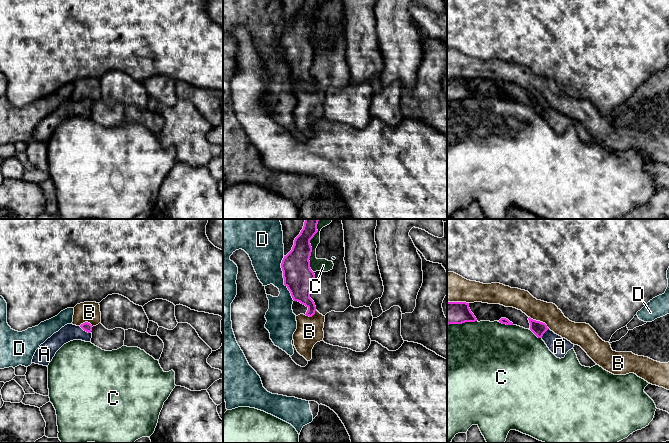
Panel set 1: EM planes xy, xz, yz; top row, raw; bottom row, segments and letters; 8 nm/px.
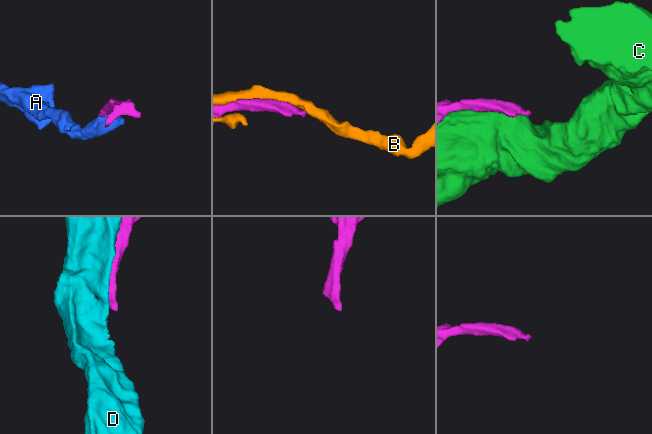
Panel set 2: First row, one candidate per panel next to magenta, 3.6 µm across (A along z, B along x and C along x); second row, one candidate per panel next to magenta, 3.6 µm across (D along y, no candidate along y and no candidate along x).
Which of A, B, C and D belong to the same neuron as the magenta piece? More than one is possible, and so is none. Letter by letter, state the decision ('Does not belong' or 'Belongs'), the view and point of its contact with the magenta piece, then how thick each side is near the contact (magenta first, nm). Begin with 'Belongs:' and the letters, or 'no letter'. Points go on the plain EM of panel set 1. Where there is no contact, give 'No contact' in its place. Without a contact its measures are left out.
Belongs: A
A: Belongs. Touches magenta at xy (85, 106). Thickness 70 nm (magenta) against 140 nm
B: Does not belong. Touches magenta at yz (539, 97). Thickness 110 nm (magenta) against 170 nm
C: Does not belong. Touches magenta at xz (311, 24). Thickness 240 nm (magenta) against 110 nm
D: Does not belong. Touches magenta at xz (283, 53). Thickness 240 nm (magenta) against 280 nm

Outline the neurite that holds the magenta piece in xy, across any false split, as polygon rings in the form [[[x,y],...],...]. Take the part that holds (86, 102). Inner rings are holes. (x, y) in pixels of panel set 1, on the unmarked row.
[[[88,98],[80,102],[73,101],[72,99],[65,101],[40,121],[33,132],[32,139],[48,143],[56,128],[64,120],[73,116],[91,118],[91,107],[92,101]]]

